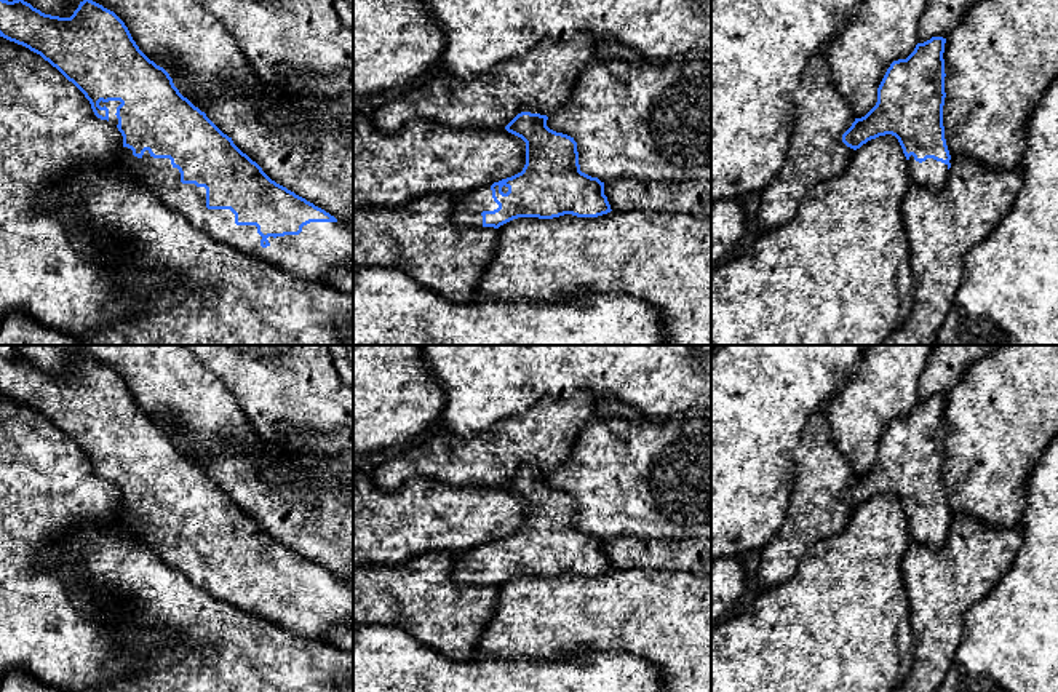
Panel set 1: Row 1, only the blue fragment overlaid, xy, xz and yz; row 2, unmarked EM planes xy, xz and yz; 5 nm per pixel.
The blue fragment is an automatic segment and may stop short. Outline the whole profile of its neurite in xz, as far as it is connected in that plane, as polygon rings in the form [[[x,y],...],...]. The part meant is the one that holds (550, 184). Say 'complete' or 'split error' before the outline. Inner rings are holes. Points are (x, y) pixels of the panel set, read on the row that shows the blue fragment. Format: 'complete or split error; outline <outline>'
split error; outline [[[521,112],[505,126],[526,142],[523,171],[460,195],[455,224],[499,229],[518,217],[598,217],[612,211],[604,182],[580,171],[574,137],[550,129],[547,120]]]

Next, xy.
split error; outline [[[0,0],[0,37],[40,54],[72,82],[89,101],[94,115],[110,121],[121,133],[120,158],[125,166],[200,232],[297,278],[320,284],[326,284],[326,276],[336,270],[353,268],[353,229],[272,181],[233,144],[232,137],[179,93],[169,74],[139,50],[113,11],[93,0],[83,0],[70,18],[59,18],[45,14],[24,0]]]

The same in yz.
split error; outline [[[932,37],[917,43],[906,59],[898,59],[887,69],[879,88],[876,105],[842,134],[842,142],[857,150],[879,136],[892,134],[898,139],[908,160],[909,181],[933,193],[940,192],[948,179],[951,155],[945,139],[945,43],[943,37]]]

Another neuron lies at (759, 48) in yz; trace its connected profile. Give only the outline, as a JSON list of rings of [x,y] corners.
[[[711,0],[711,203],[734,200],[745,193],[766,189],[788,158],[788,141],[794,134],[797,113],[793,94],[802,78],[809,59],[825,50],[844,27],[860,0]]]

